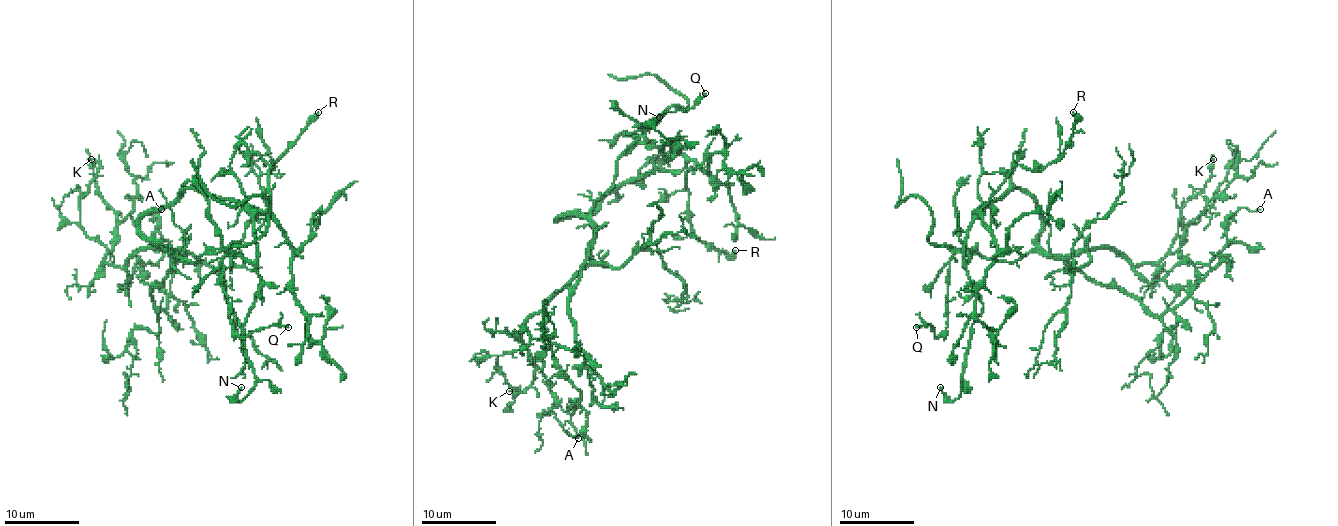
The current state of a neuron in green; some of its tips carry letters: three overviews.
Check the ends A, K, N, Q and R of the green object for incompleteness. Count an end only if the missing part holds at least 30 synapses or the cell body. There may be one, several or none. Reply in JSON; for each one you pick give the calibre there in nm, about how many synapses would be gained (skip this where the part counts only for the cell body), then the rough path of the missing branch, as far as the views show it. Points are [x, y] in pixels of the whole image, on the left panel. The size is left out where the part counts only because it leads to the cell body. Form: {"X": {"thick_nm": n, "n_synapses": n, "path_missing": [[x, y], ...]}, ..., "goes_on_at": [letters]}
{"goes_on_at": []}

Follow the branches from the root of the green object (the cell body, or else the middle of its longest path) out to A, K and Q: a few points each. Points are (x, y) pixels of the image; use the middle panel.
A: (608, 189), (591, 211), (589, 262), (544, 310), (544, 338), (556, 366), (580, 393), (571, 417), (578, 438)
K: (608, 189), (591, 211), (589, 262), (527, 320), (524, 346), (498, 355), (499, 372), (516, 389), (509, 391)
Q: (608, 189), (614, 181), (617, 159), (644, 134), (640, 125), (649, 125), (664, 112), (687, 110), (705, 93)

